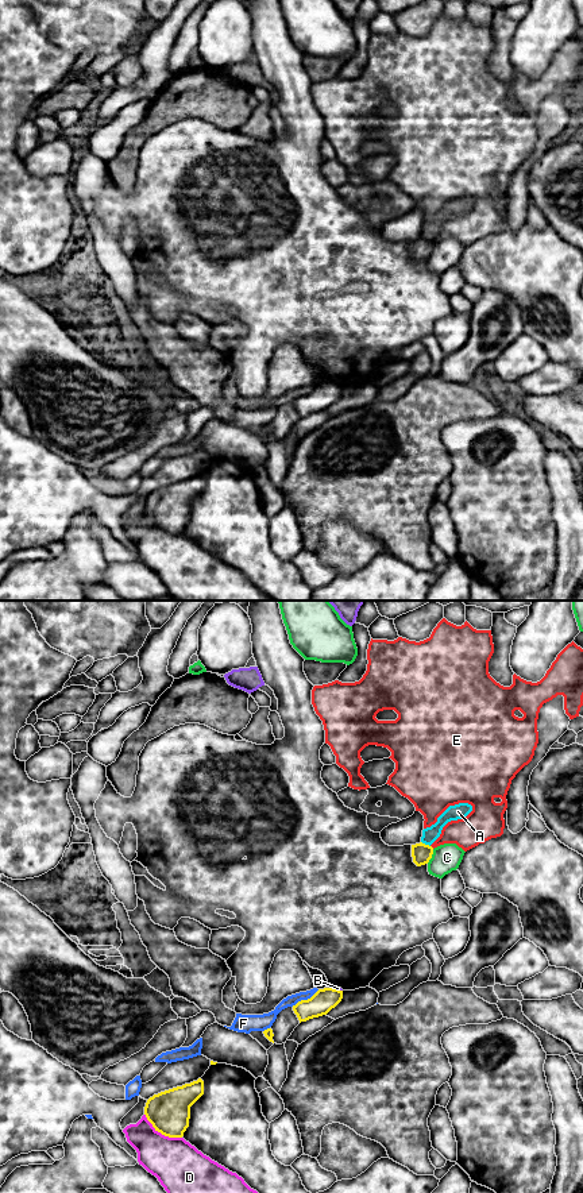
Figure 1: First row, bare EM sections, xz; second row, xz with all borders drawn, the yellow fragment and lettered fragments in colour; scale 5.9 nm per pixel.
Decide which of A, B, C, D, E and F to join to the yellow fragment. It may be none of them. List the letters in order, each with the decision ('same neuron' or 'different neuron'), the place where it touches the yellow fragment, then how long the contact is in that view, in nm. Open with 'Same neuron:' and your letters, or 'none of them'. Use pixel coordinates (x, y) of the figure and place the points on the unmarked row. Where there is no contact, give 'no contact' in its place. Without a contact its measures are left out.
Same neuron: none of them
A: different neuron | xz (424, 239) | 70 nm
B: different neuron | xz (340, 386) | 40 nm
C: different neuron | xz (431, 251) | 100 nm
D: different neuron | xz (161, 528) | 260 nm
E: different neuron | no contact
F: different neuron | xz (305, 396) | 190 nm

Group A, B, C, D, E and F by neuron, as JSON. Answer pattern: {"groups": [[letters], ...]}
{"groups": [["A"], ["B"], ["C"], ["D"], ["E"], ["F"]]}

